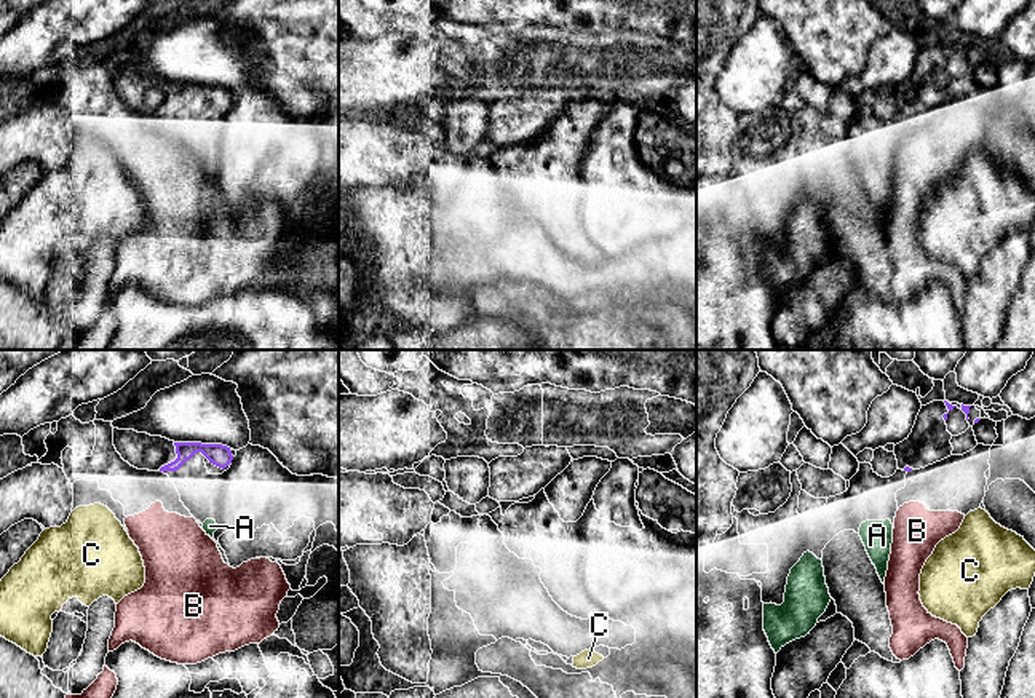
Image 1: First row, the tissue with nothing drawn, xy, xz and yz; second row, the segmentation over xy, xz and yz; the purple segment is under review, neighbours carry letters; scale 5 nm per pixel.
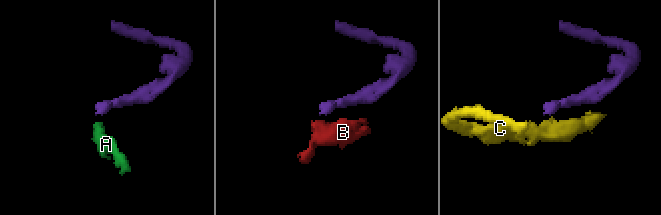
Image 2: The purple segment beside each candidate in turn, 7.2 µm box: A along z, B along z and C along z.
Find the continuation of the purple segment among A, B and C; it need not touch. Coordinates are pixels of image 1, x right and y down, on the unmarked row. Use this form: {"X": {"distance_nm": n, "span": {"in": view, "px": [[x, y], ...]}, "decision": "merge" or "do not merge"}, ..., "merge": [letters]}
{"A": {"distance_nm": 260, "span": {"in": "xy", "px": [[222, 111], [213, 162]]}, "decision": "merge"}, "B": {"distance_nm": 150, "span": {"in": "xy", "px": [[163, 114], [160, 144]]}, "decision": "do not merge"}, "C": {"distance_nm": 320, "span": {"in": "xy", "px": [[160, 112], [114, 157]]}, "decision": "do not merge"}, "merge": ["A"]}

